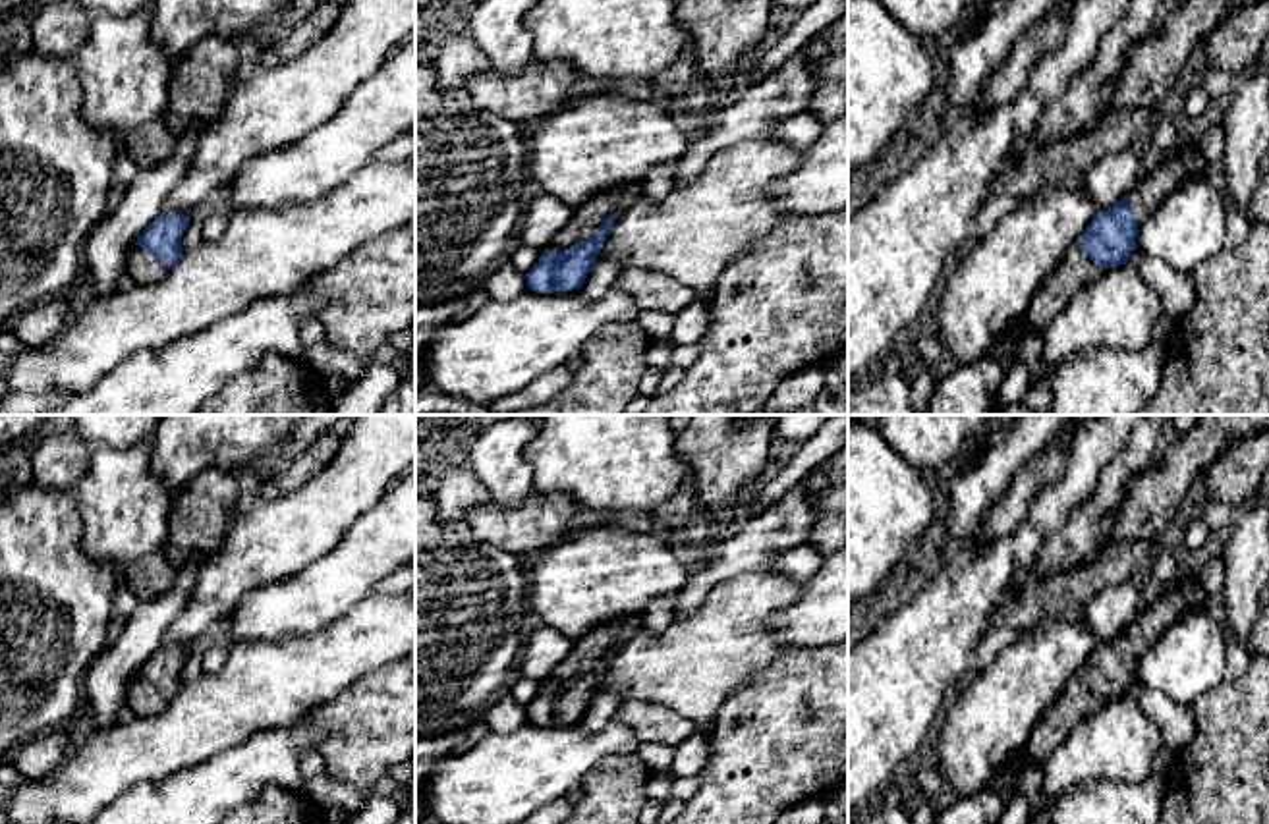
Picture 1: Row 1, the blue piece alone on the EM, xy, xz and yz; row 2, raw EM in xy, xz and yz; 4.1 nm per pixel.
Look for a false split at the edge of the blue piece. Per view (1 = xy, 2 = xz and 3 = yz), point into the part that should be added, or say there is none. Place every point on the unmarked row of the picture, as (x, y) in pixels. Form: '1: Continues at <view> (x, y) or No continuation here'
1: Continues at xy (141, 699)
2: Continues at xz (586, 651)
3: Continues at yz (1076, 701)

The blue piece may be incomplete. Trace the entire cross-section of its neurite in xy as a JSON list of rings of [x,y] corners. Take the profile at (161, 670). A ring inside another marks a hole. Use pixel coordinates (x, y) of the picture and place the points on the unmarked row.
[[[160,645],[145,660],[127,687],[127,706],[135,716],[151,716],[168,706],[183,683],[180,673],[187,656],[185,648]]]

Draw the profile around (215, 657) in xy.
[[[203,646],[203,672],[205,673],[216,673],[222,670],[222,666],[228,660],[228,652],[222,646]]]

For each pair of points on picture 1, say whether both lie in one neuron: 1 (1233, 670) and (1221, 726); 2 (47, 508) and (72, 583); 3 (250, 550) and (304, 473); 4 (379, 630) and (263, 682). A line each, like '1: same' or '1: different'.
1: different
2: same
3: different
4: same

